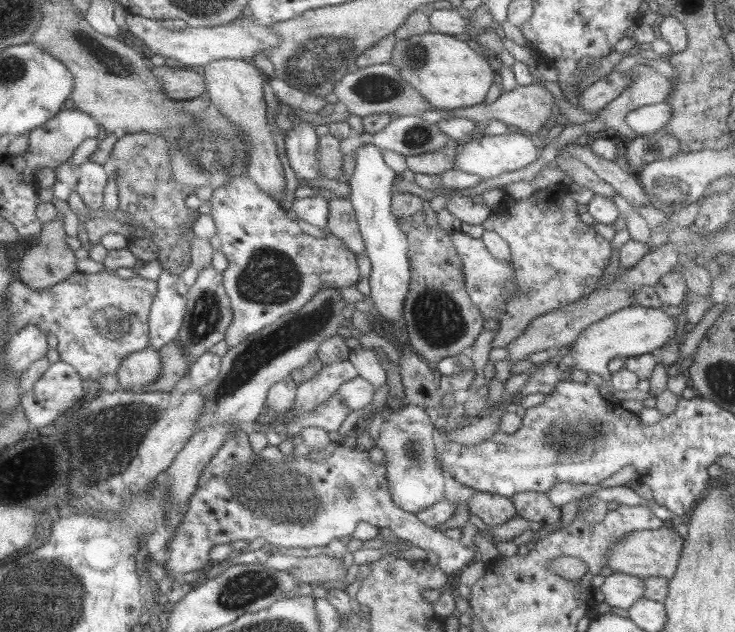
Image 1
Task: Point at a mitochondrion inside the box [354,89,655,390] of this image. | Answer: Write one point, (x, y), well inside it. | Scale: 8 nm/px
(439, 320)

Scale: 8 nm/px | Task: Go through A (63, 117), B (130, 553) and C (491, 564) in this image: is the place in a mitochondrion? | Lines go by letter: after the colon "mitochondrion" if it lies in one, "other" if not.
A: other
B: other
C: other

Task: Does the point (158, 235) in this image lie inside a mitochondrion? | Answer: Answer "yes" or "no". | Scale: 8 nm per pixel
no

